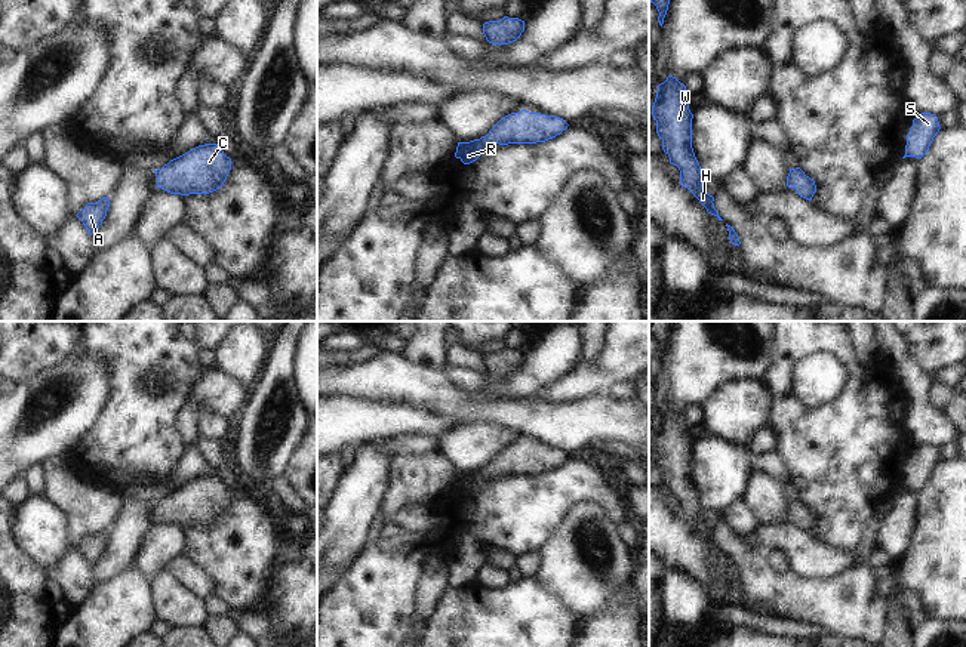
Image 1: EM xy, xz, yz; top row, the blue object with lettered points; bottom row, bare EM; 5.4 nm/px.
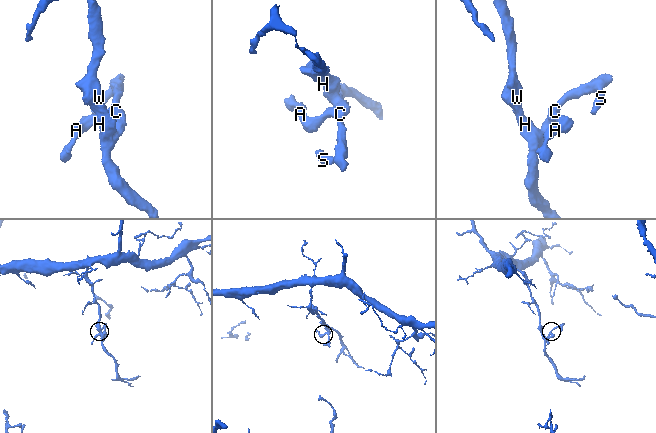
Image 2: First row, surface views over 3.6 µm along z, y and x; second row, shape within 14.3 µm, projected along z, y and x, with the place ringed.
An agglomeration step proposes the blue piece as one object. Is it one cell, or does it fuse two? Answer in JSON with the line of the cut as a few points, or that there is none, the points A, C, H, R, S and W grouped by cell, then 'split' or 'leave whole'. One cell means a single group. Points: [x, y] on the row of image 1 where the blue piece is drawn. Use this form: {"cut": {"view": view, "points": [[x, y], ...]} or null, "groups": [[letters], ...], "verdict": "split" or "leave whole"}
{"cut": null, "groups": [["A", "C", "H", "R", "S", "W"]], "verdict": "leave whole"}

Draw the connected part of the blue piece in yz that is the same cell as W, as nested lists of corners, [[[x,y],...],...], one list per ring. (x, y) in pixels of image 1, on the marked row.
[[[673,76],[658,86],[652,105],[656,133],[662,139],[662,150],[670,163],[680,170],[680,185],[687,188],[708,213],[723,221],[714,209],[714,197],[702,187],[704,176],[692,148],[693,114],[689,110],[689,96],[686,86]]]

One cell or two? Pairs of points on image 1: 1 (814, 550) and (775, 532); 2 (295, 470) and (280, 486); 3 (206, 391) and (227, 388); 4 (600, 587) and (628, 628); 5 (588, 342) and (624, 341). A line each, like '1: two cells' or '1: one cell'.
1: one cell
2: two cells
3: one cell
4: two cells
5: two cells

